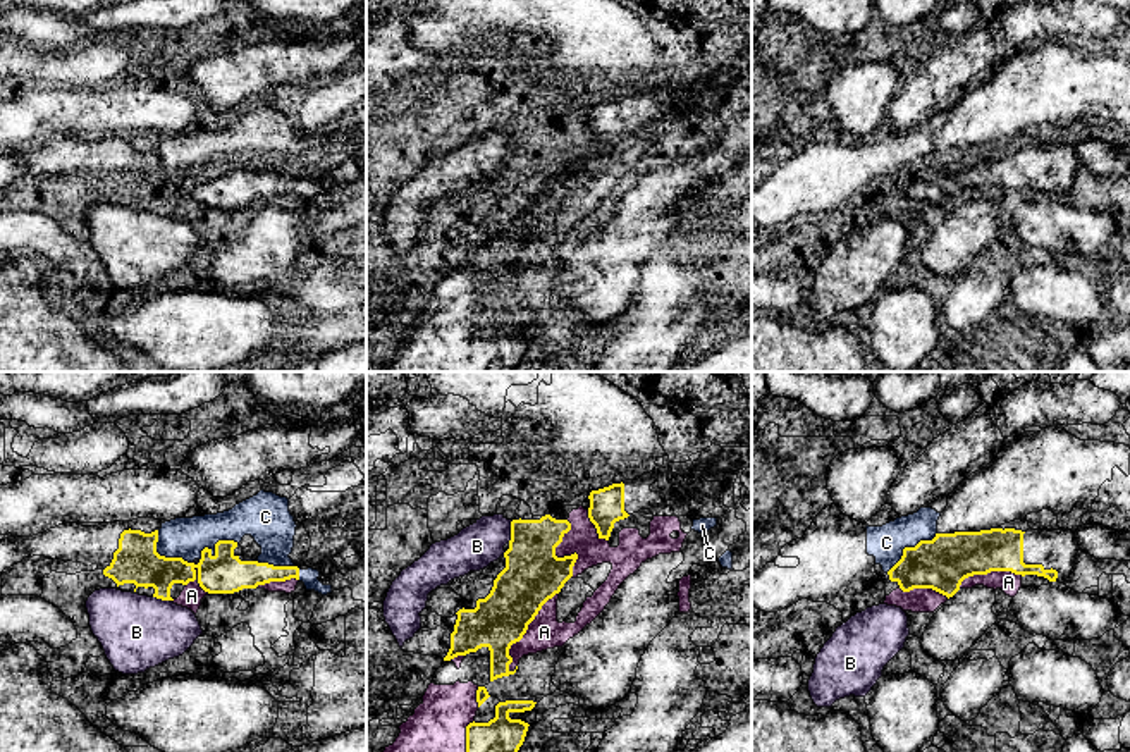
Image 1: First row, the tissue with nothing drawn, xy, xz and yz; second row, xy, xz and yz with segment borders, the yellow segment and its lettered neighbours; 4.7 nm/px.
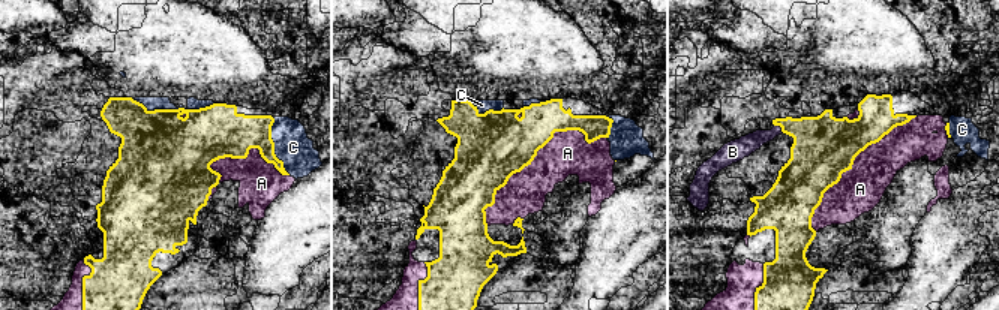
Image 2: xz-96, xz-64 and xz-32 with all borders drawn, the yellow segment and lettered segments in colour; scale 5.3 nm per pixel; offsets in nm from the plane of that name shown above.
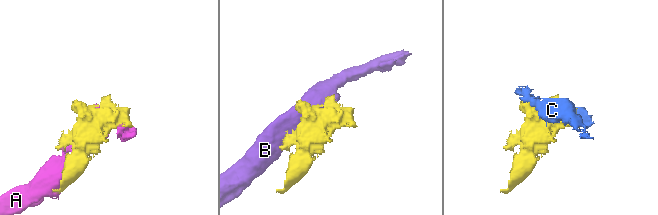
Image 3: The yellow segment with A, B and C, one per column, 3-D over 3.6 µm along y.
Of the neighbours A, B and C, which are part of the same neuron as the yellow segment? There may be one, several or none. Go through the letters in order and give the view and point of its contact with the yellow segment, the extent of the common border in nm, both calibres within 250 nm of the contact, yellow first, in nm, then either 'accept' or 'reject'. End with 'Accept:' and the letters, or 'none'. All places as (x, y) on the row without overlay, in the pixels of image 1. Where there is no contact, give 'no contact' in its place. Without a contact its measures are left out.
A: xz (525, 246) | 440 nm | 260/160 nm | accept
B: xz (511, 147) | 110 nm | 280/200 nm | reject
C: xy (215, 160) | 200 nm | 190/200 nm | reject
Accept: A

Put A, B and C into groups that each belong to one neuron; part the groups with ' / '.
A / B / C

